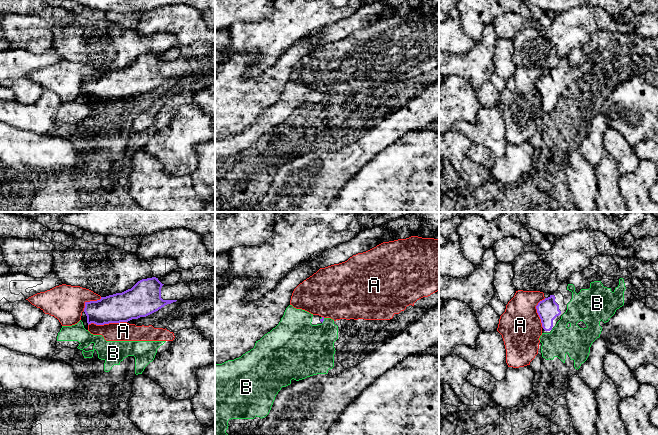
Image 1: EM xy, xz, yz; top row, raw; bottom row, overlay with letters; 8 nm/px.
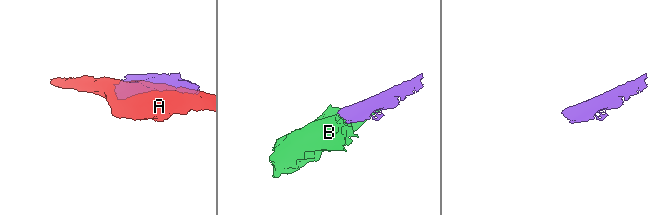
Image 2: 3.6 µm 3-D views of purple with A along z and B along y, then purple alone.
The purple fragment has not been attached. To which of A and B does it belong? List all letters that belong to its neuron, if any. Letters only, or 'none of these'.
B

